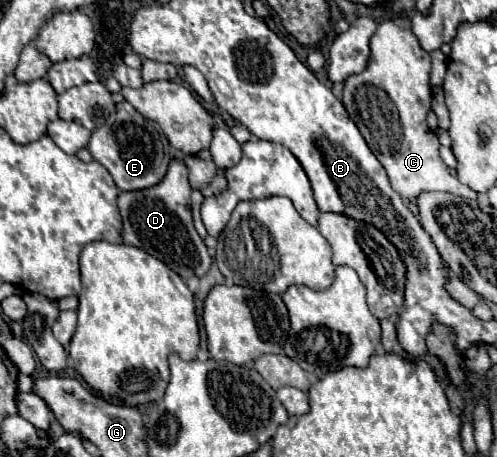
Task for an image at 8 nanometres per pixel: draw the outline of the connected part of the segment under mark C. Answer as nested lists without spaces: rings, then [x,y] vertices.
[[[395,16],[395,18],[389,18],[389,22],[383,20],[371,38],[371,58],[369,58],[367,68],[361,74],[353,74],[345,80],[343,106],[349,112],[351,120],[357,124],[371,152],[377,156],[377,160],[387,170],[391,186],[401,194],[401,198],[415,202],[417,194],[429,192],[429,190],[443,190],[443,192],[451,192],[451,194],[465,196],[465,198],[477,198],[477,194],[471,188],[463,186],[455,176],[449,174],[449,168],[439,156],[437,134],[427,126],[427,112],[431,108],[429,74],[431,74],[431,58],[419,46],[417,38],[411,34],[409,18]]]

